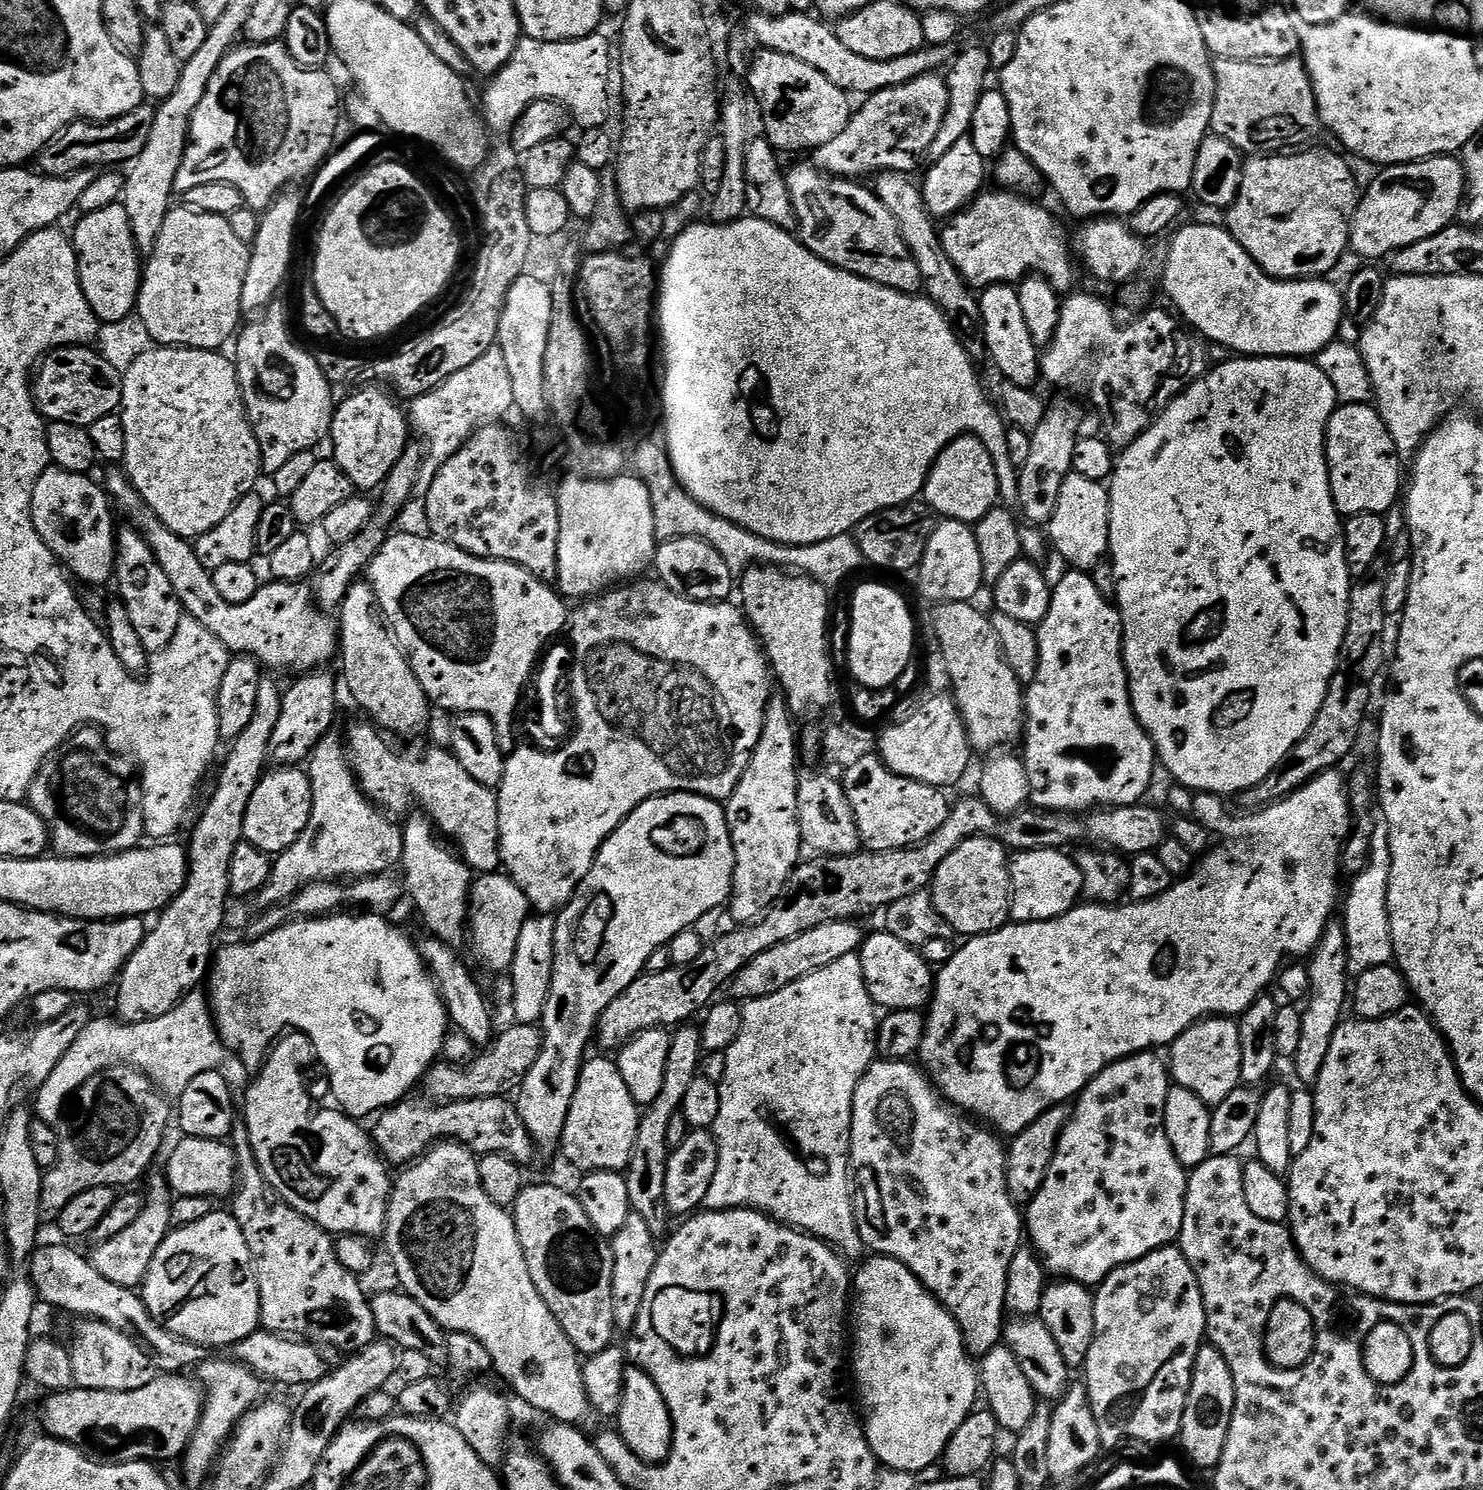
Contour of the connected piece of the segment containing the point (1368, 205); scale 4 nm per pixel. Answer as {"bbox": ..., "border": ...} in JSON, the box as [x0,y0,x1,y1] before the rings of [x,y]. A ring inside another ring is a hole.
{"bbox":[1349,156,1464,262],"border":[[[1433,156],[1413,164],[1385,167],[1361,195],[1349,232],[1349,249],[1370,262],[1389,257],[1449,227],[1464,200],[1463,163],[1454,156]]]}

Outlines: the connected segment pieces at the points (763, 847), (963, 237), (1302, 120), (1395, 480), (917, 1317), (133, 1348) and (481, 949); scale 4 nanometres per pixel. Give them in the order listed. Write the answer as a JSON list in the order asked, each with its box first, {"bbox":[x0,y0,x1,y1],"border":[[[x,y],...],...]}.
[{"bbox":[726,698,802,922],"border":[[[773,698],[768,702],[766,718],[762,726],[762,734],[758,738],[758,746],[754,746],[750,762],[726,801],[728,829],[734,846],[736,865],[732,874],[732,894],[730,909],[736,922],[751,922],[764,915],[772,903],[779,898],[786,886],[790,874],[801,863],[802,841],[798,826],[798,786],[800,785],[801,769],[796,769],[796,752],[798,756],[798,728],[795,728],[794,717],[788,711],[783,699]]]},{"bbox":[940,191,1077,293],"border":[[[981,191],[968,207],[951,217],[940,234],[950,262],[954,262],[969,288],[983,290],[991,284],[1016,286],[1032,273],[1048,280],[1056,293],[1071,293],[1076,284],[1077,261],[1059,222],[1046,209],[1031,204],[1031,199],[1015,191],[988,191]]]},{"bbox":[1212,58,1317,154],"border":[[[1289,58],[1279,62],[1238,62],[1217,59],[1214,64],[1216,89],[1212,98],[1212,126],[1215,135],[1226,138],[1242,154],[1276,154],[1288,150],[1304,132],[1317,127],[1316,99],[1312,93],[1312,79],[1304,69],[1303,59]]]},{"bbox":[1328,403,1402,517],"border":[[[1371,403],[1340,404],[1328,423],[1328,473],[1330,490],[1341,517],[1358,514],[1384,516],[1397,507],[1402,496],[1400,464],[1402,457]]]},{"bbox":[850,1255,978,1474],"border":[[[873,1255],[871,1259],[865,1259],[859,1265],[861,1268],[858,1270],[855,1269],[855,1296],[850,1304],[850,1372],[851,1375],[852,1372],[856,1375],[856,1388],[860,1391],[861,1402],[864,1403],[864,1412],[862,1408],[864,1433],[868,1439],[870,1450],[876,1455],[877,1461],[885,1469],[893,1472],[915,1472],[917,1474],[923,1474],[935,1460],[937,1463],[943,1457],[946,1446],[954,1434],[954,1430],[958,1430],[958,1426],[962,1426],[962,1422],[966,1422],[968,1415],[977,1407],[978,1368],[974,1363],[973,1357],[969,1356],[967,1348],[964,1347],[964,1335],[960,1333],[960,1328],[954,1322],[954,1318],[936,1301],[935,1296],[931,1292],[927,1292],[924,1289],[920,1279],[906,1266],[902,1266],[902,1262],[898,1262],[894,1258]]]},{"bbox":[70,1319,154,1392],"border":[[[85,1319],[79,1324],[75,1339],[70,1343],[75,1387],[125,1392],[138,1390],[154,1378],[154,1369],[147,1352],[130,1342],[130,1338],[100,1320]]]},{"bbox":[468,873,532,971],"border":[[[483,873],[473,881],[468,936],[475,954],[490,971],[507,971],[512,966],[520,931],[531,912],[532,907],[525,892],[507,873]]]}]

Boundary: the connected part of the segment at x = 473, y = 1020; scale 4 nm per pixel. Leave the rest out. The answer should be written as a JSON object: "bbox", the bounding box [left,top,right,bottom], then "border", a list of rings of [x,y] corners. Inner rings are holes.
{"bbox":[419,939,494,1046],"border":[[[427,939],[422,942],[419,941],[420,957],[424,960],[432,979],[435,980],[436,987],[440,989],[440,996],[444,1000],[444,1009],[448,1012],[451,1027],[455,1031],[466,1034],[466,1038],[470,1038],[470,1042],[474,1045],[487,1046],[491,1044],[494,1039],[494,1031],[492,1032],[492,1012],[488,1009],[489,997],[486,995],[486,992],[486,997],[484,997],[484,992],[480,989],[479,982],[472,977],[471,970],[460,961],[458,956],[460,954],[455,949],[449,947],[448,944],[442,943],[438,939]]]}

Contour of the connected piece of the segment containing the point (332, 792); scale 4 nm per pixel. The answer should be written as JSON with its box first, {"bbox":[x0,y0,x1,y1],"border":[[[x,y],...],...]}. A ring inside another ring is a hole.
{"bbox":[258,734,404,909],"border":[[[329,734],[323,736],[322,739],[316,743],[315,748],[312,750],[312,755],[306,764],[306,771],[308,774],[308,781],[312,784],[312,817],[310,822],[306,826],[306,830],[298,838],[298,842],[294,842],[294,846],[290,846],[284,852],[279,853],[275,857],[274,863],[272,865],[272,877],[266,882],[266,886],[258,894],[258,901],[260,900],[259,907],[261,909],[270,908],[277,904],[285,904],[288,900],[292,899],[294,894],[298,894],[300,888],[304,888],[307,884],[313,884],[319,880],[330,880],[333,882],[344,882],[349,878],[359,878],[361,876],[377,876],[383,872],[391,873],[392,868],[401,863],[404,859],[404,833],[402,831],[401,825],[399,823],[393,822],[381,809],[377,808],[371,800],[365,796],[364,792],[360,788],[360,785],[356,782],[356,776],[352,772],[352,767],[348,764],[348,757],[346,755],[345,745],[342,743],[341,737],[340,740],[336,737],[336,734]]]}

